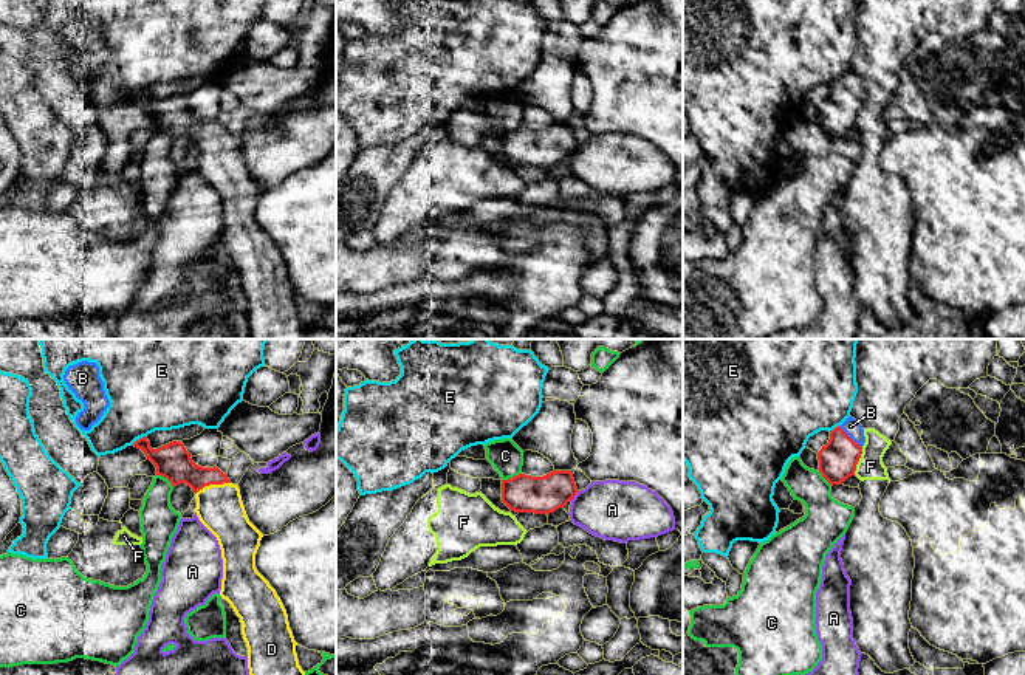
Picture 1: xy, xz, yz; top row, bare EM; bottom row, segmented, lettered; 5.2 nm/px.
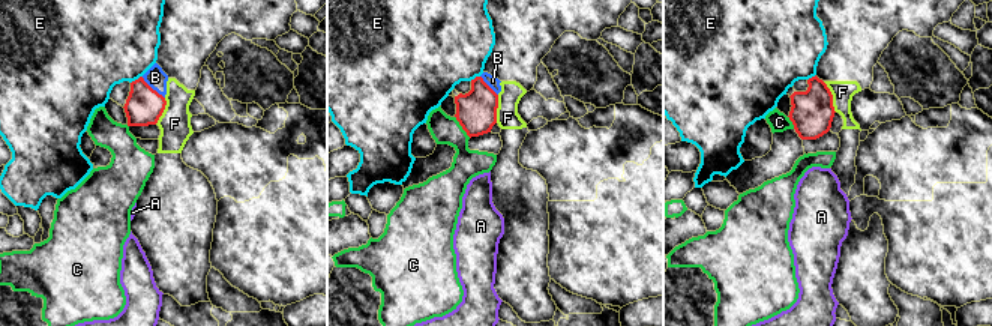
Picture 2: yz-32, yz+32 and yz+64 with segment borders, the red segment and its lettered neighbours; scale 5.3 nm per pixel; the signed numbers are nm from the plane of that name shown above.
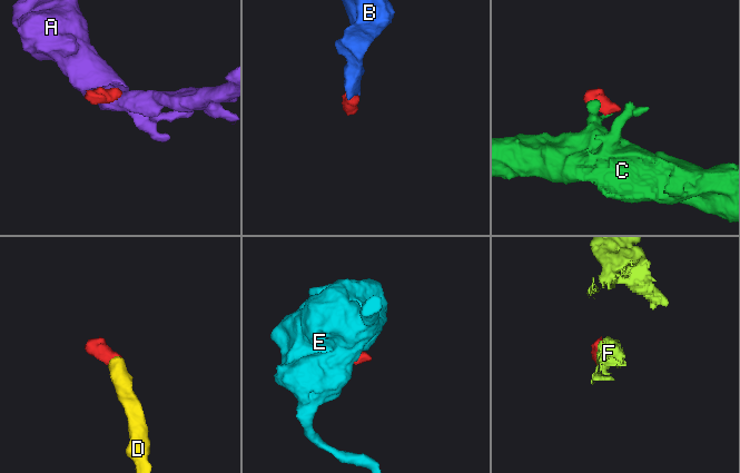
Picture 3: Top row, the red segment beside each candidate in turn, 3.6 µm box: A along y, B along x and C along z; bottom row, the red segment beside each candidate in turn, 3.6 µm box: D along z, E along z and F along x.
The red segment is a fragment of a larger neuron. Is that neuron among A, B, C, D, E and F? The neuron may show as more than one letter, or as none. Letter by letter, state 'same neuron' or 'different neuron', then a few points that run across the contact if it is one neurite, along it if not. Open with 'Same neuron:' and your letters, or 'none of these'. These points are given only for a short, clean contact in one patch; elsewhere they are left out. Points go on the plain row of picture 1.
Same neuron: B, D
A: different neuron; line xz (579, 144), (572, 154)
B: same neuron; line yz (838, 112), (849, 90), (850, 79)
C: different neuron; line xz (521, 126), (502, 133)
D: same neuron; line xy (172, 115), (178, 121), (212, 137), (219, 160)
E: different neuron; line xy (146, 89), (132, 96)
F: different neuron; line yz (863, 101), (853, 127)

